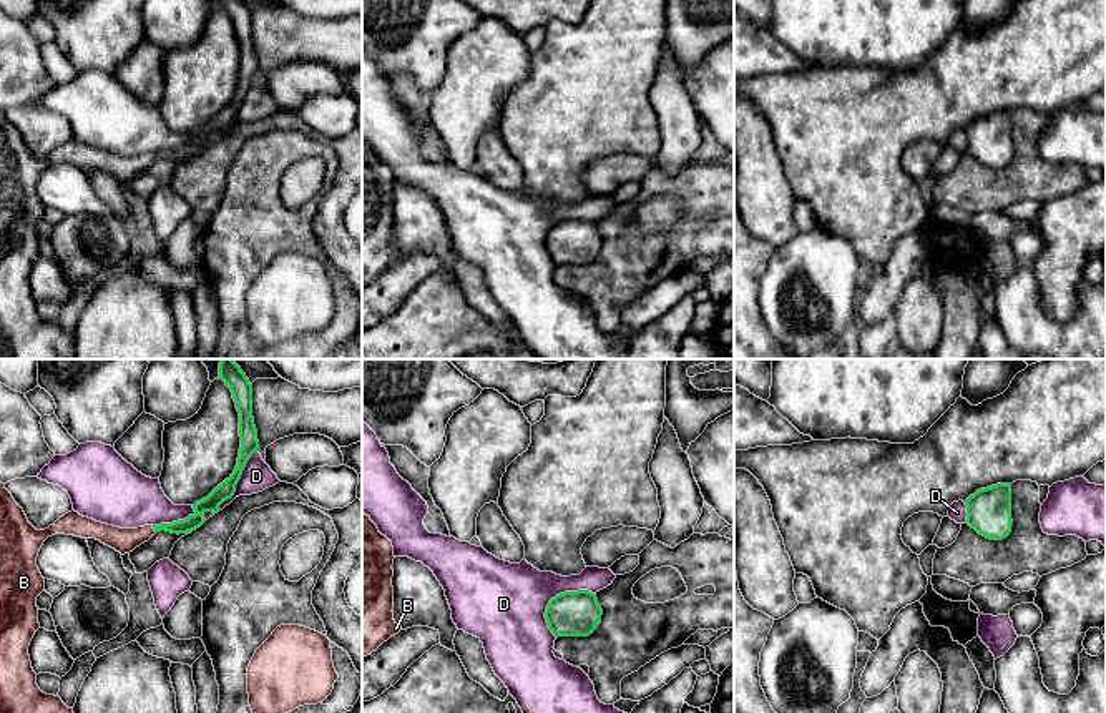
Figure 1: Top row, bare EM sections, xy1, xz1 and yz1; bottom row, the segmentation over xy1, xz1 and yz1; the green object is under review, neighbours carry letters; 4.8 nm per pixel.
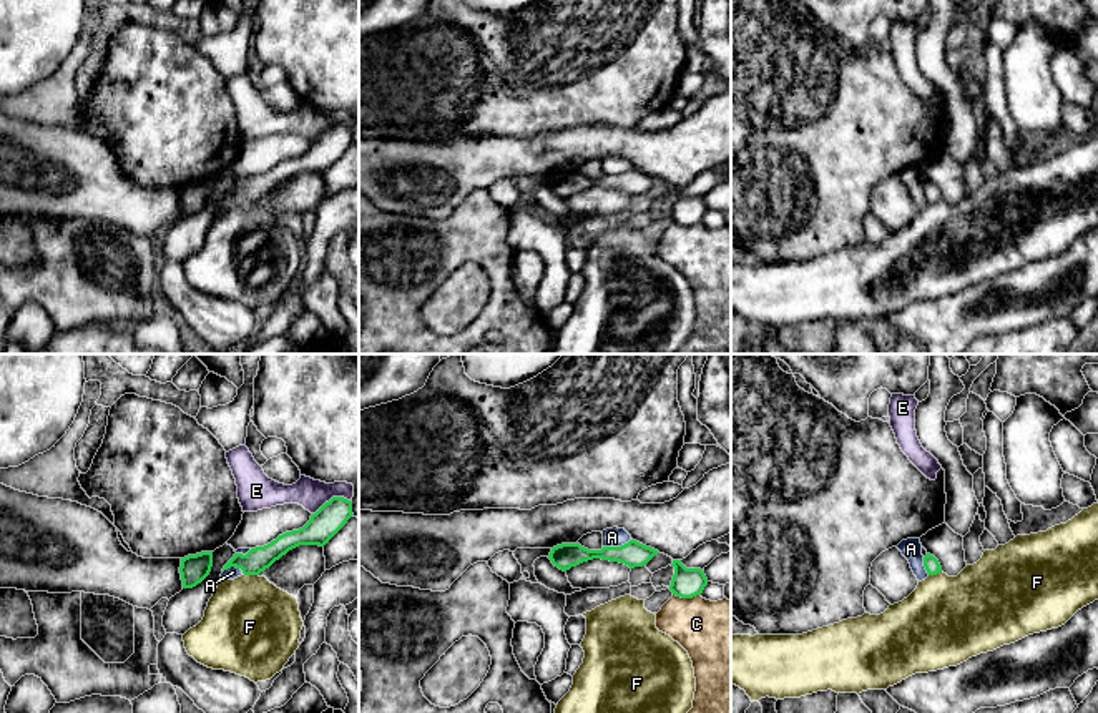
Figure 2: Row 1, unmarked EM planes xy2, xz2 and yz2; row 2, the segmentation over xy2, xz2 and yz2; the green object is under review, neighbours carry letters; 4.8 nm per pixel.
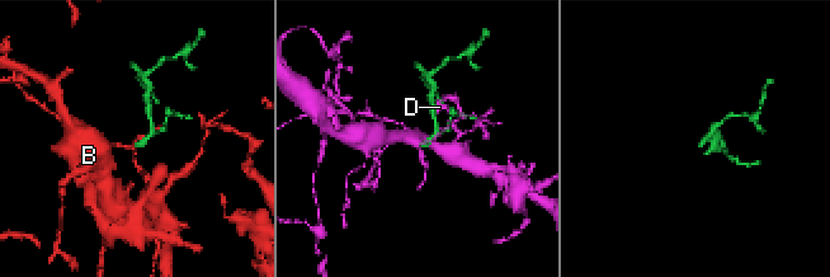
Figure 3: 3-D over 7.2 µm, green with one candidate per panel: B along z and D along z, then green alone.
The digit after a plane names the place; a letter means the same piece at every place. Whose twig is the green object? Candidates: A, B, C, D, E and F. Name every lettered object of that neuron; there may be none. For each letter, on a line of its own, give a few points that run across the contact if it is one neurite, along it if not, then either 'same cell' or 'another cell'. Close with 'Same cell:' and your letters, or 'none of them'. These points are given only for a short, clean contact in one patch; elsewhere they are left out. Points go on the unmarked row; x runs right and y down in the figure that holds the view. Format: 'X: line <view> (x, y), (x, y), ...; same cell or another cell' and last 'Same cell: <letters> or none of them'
A: line xz2 (632, 167), (620, 173), (603, 175); another cell
B: line xy1 (193, 150), (180, 155), (153, 155), (123, 168); same cell
C: another cell
D: another cell
E: line xy2 (349, 127), (331, 125), (313, 142); another cell
F: line xy2 (245, 201), (258, 203); another cell
Same cell: B

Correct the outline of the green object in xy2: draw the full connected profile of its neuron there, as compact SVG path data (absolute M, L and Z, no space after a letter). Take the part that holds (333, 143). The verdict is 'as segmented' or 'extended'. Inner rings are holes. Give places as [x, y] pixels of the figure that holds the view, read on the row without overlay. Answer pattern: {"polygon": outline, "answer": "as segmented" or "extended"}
{"polygon": "M332 125L299 158L286 160L264 175L251 176L246 183L234 181L223 199L236 194L244 203L259 203L276 188L299 173L324 175L352 145L352 130L344 125Z", "answer": "as segmented"}

